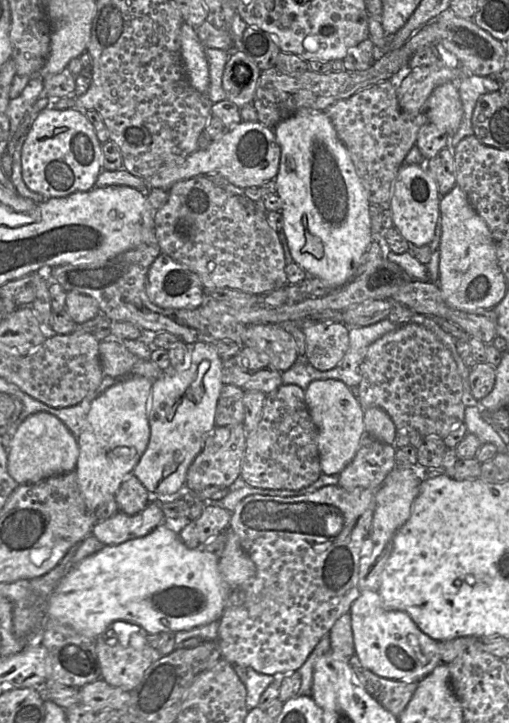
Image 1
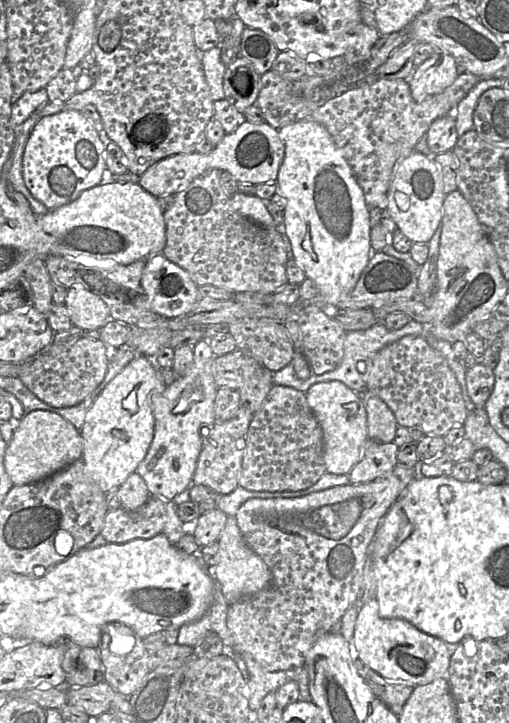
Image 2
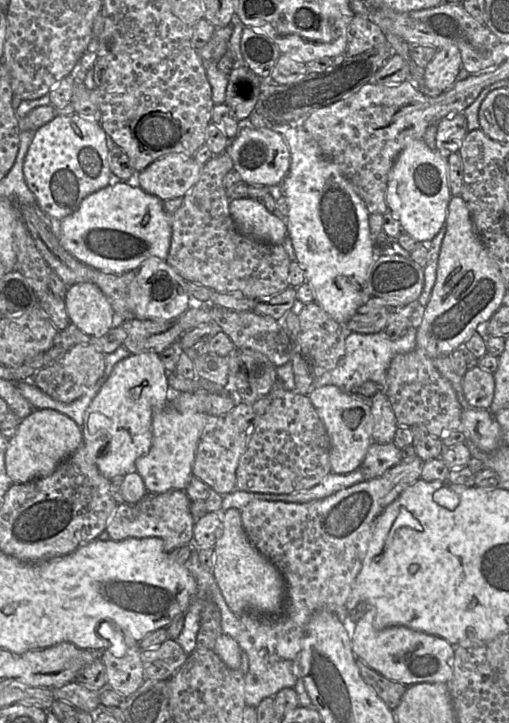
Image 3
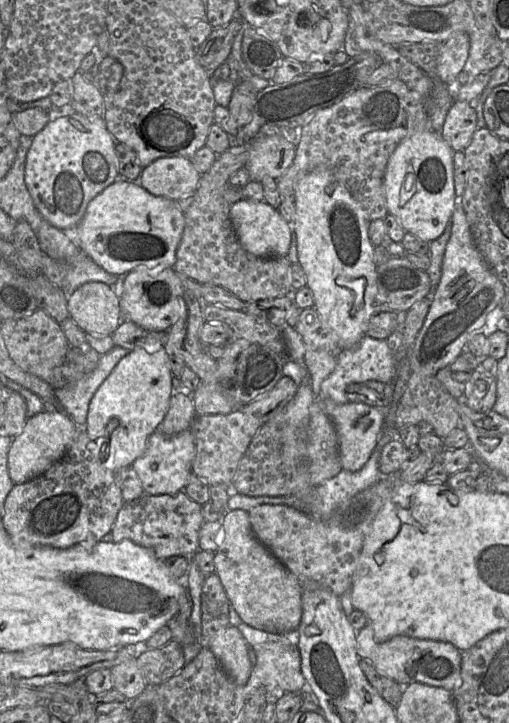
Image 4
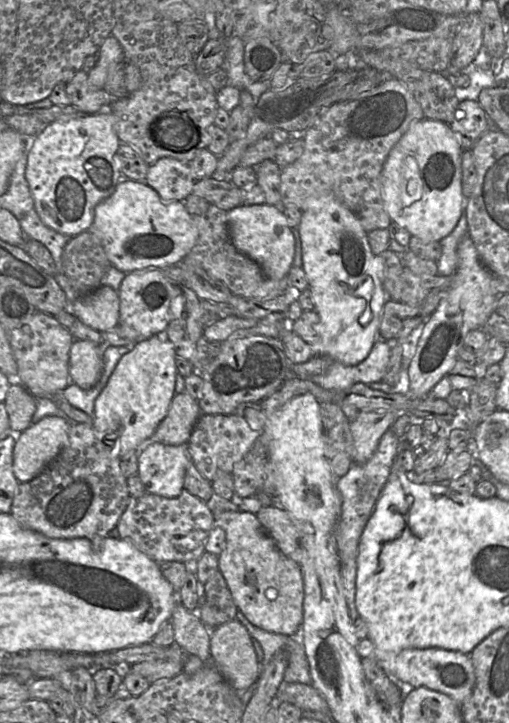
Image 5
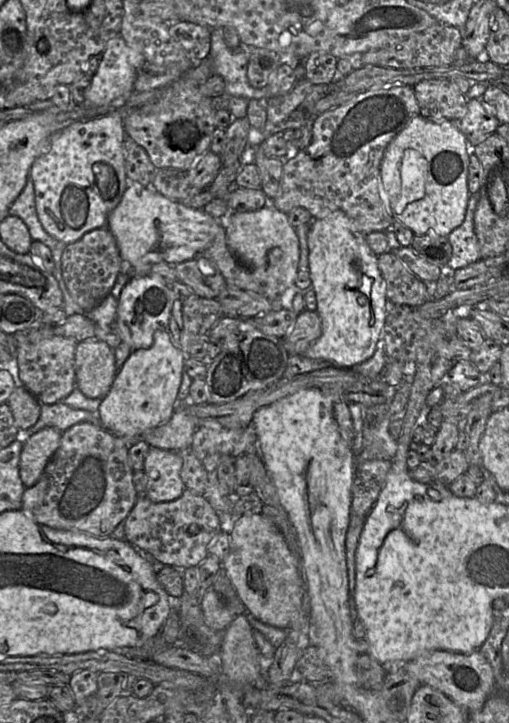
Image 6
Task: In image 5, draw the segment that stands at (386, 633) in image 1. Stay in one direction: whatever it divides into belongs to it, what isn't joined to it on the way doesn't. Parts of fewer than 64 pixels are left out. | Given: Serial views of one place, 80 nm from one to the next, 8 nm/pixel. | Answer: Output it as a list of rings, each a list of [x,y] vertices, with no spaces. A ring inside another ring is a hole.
[[[369,637],[358,642],[360,658],[371,657],[385,671],[386,675],[394,676],[400,682],[413,687],[424,686],[444,693],[461,705],[472,693],[475,685],[475,672],[469,654],[441,648],[415,648],[400,652],[385,652],[376,649]]]

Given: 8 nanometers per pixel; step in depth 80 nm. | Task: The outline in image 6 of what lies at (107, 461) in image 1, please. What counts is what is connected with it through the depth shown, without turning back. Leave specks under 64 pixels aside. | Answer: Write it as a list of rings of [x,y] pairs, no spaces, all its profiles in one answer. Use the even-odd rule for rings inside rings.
[[[167,328],[156,330],[152,346],[131,351],[109,392],[101,399],[97,411],[101,427],[131,445],[146,430],[166,423],[178,406],[184,360],[185,354],[174,346]]]

